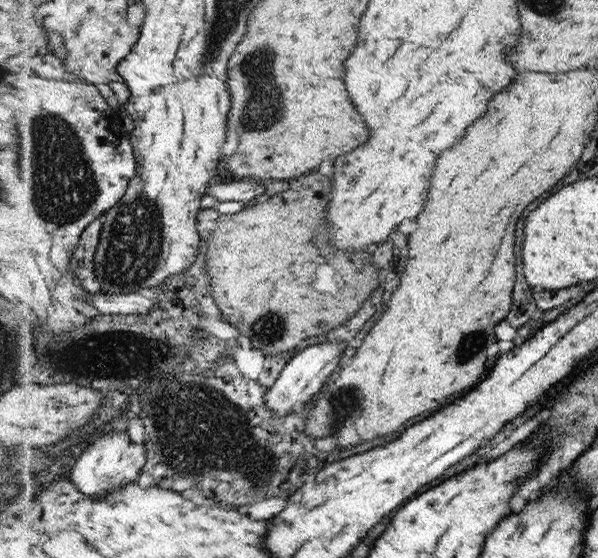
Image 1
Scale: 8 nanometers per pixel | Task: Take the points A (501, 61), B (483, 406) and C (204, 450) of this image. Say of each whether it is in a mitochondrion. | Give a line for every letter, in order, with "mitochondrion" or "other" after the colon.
A: other
B: other
C: mitochondrion

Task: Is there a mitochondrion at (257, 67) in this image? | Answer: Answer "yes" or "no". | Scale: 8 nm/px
yes

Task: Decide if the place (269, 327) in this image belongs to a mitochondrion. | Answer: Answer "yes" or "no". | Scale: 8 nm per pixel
yes

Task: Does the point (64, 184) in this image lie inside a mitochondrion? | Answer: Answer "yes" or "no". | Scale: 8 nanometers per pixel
yes

